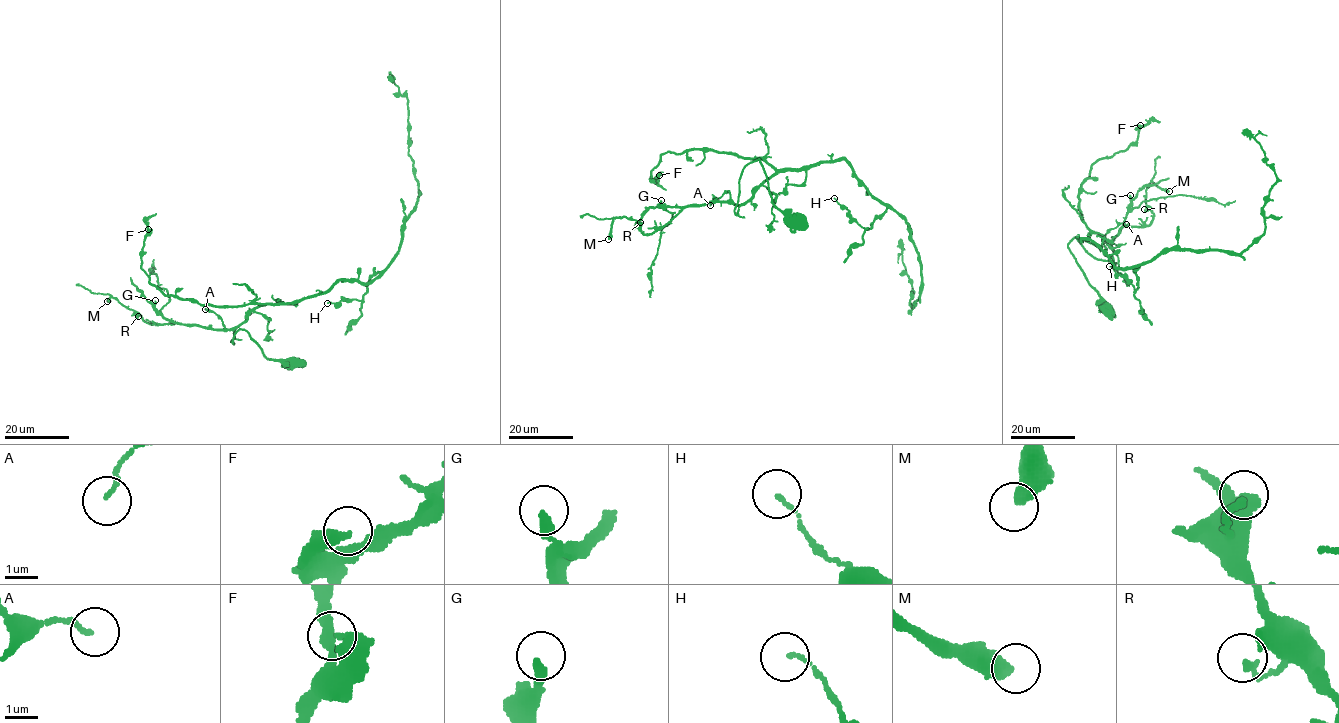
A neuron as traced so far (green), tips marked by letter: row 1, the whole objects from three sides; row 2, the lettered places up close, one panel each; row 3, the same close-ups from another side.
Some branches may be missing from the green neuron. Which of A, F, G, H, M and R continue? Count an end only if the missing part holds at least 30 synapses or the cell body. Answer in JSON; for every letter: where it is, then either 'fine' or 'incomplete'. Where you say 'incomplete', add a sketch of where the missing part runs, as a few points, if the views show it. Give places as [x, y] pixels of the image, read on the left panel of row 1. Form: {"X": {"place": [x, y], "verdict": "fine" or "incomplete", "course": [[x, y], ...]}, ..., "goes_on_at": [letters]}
{"A": {"place": [205, 309], "verdict": "fine"}, "F": {"place": [148, 229], "verdict": "fine"}, "G": {"place": [155, 300], "verdict": "fine"}, "H": {"place": [327, 303], "verdict": "fine"}, "M": {"place": [107, 301], "verdict": "fine"}, "R": {"place": [138, 316], "verdict": "fine"}, "goes_on_at": []}

